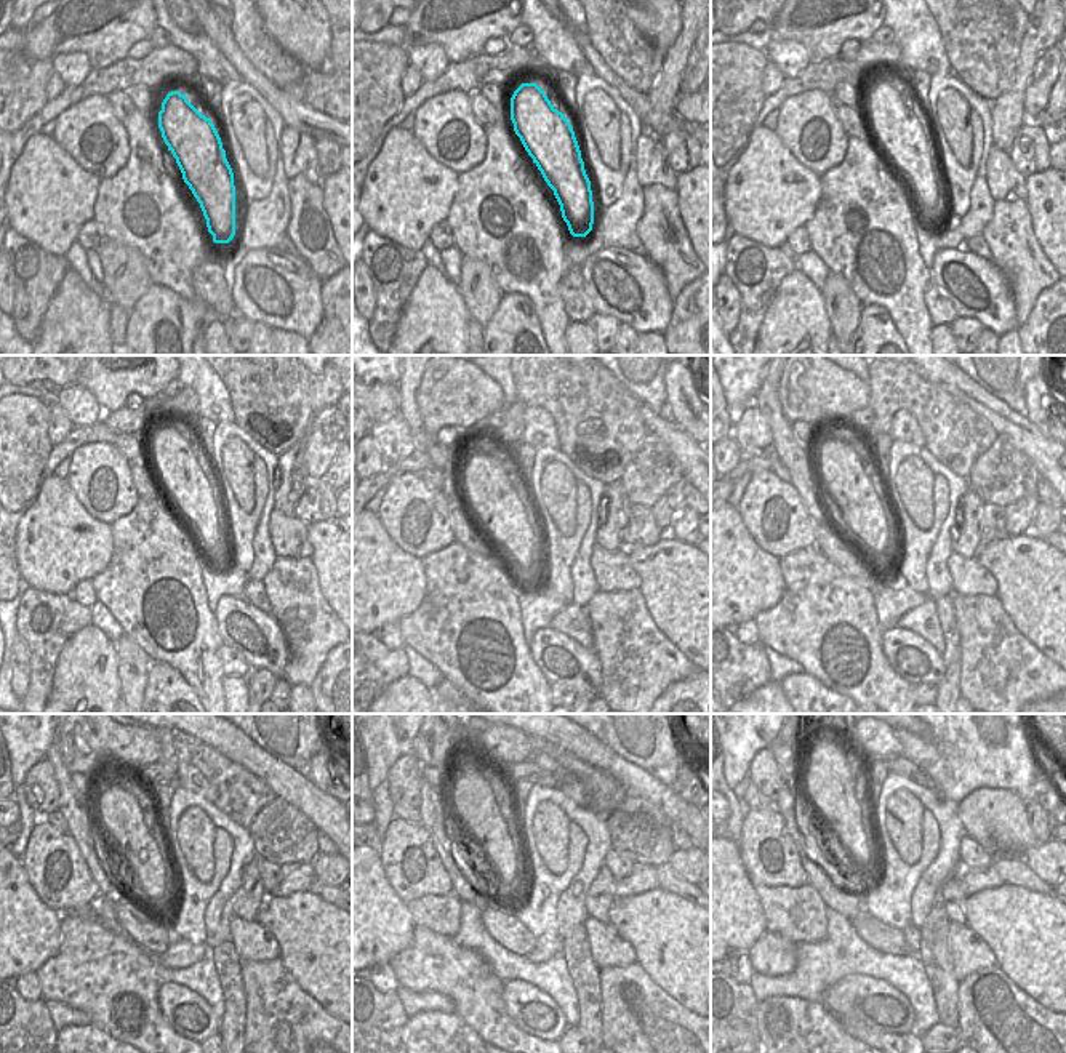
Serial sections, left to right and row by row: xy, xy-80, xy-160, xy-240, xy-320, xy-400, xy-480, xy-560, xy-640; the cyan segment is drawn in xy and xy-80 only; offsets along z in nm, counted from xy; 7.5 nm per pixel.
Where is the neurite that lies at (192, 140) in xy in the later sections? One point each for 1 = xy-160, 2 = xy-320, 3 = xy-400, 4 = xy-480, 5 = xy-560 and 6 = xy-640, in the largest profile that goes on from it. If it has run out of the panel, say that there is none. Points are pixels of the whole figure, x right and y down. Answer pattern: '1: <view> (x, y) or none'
1: xy-160 (900, 130)
2: xy-320 (480, 471)
3: xy-400 (841, 466)
4: xy-480 (124, 820)
5: xy-560 (472, 796)
6: xy-640 (829, 784)

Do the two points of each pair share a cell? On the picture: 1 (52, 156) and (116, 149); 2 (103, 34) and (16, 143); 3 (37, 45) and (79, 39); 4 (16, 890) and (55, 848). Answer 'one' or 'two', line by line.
1: one
2: two
3: one
4: two

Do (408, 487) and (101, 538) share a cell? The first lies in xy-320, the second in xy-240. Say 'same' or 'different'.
same

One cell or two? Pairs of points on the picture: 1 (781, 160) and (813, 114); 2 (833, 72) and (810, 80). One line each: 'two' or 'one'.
1: one
2: one

